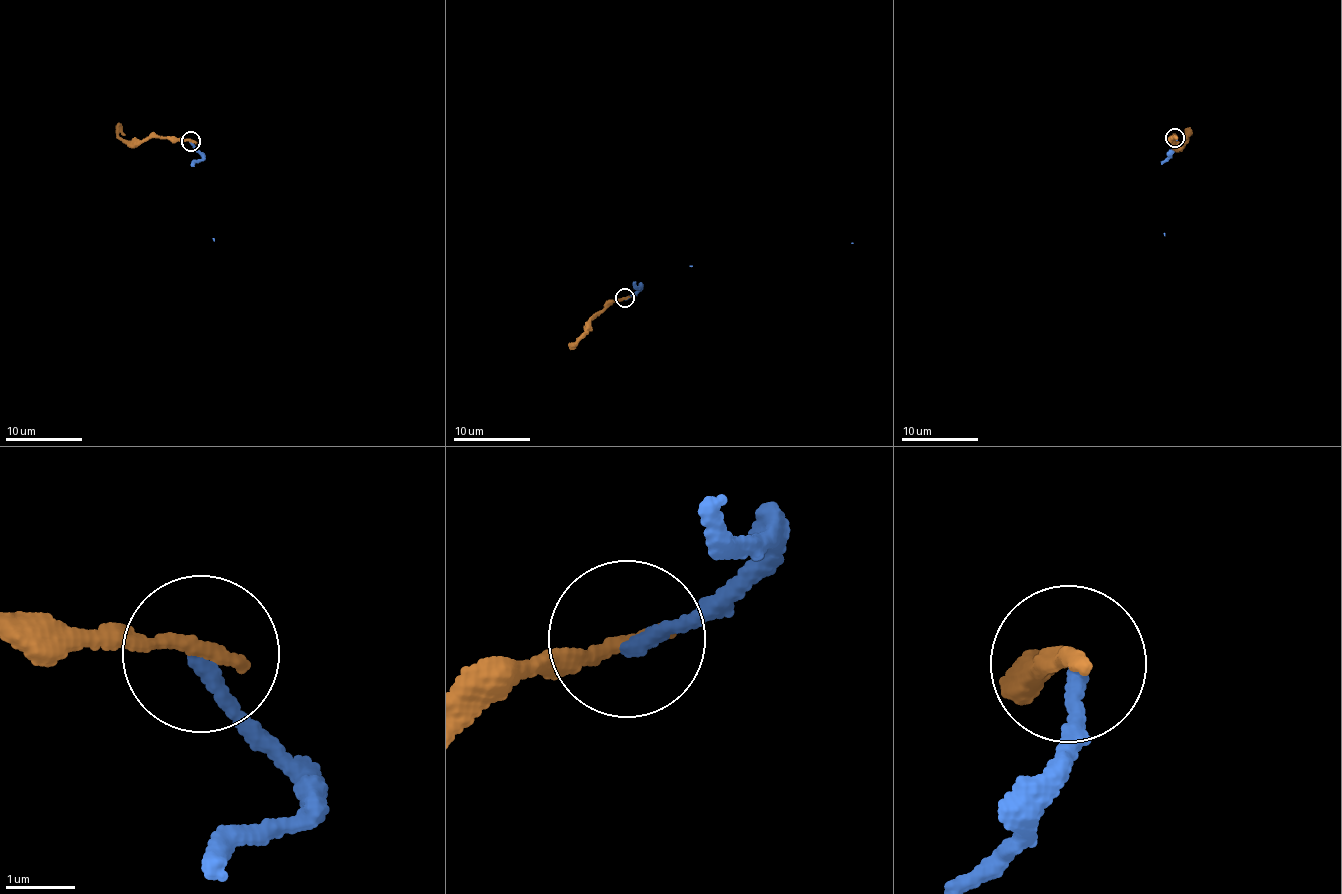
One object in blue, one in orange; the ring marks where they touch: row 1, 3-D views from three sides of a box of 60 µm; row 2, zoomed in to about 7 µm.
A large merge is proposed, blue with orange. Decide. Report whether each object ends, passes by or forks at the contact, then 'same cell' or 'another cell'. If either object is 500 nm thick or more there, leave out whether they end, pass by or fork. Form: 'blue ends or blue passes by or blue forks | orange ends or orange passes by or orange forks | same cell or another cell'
blue ends | orange ends | another cell

